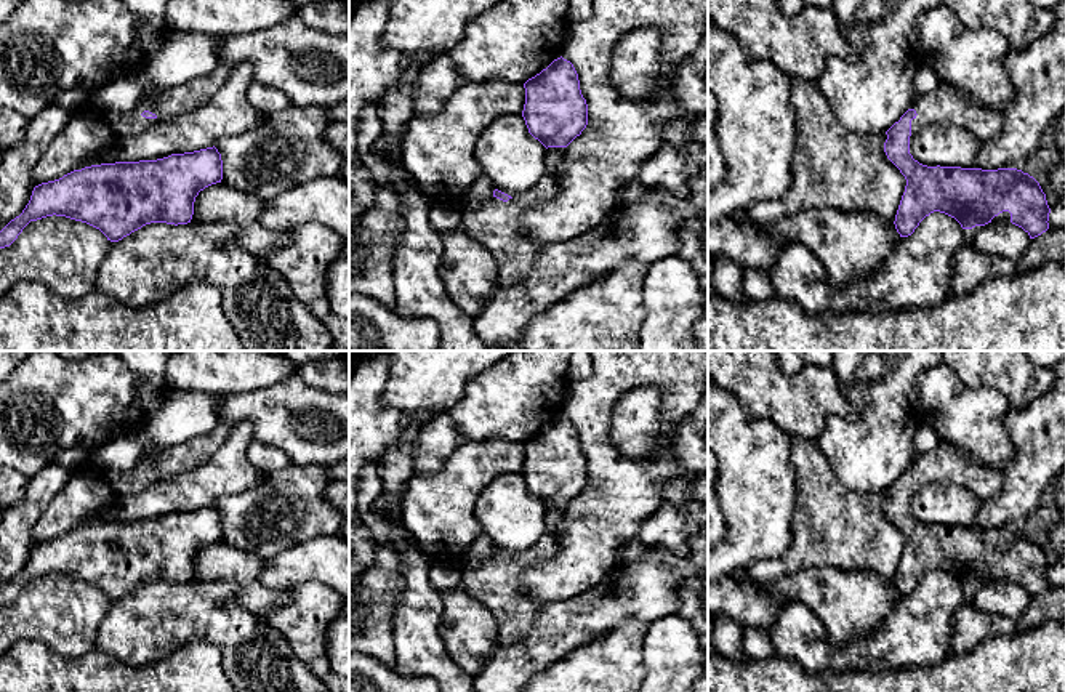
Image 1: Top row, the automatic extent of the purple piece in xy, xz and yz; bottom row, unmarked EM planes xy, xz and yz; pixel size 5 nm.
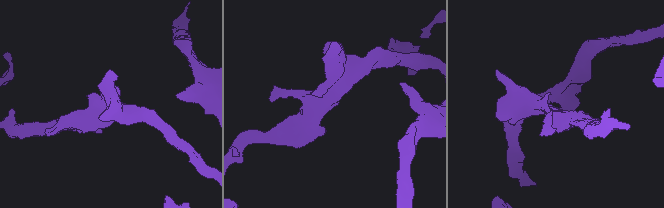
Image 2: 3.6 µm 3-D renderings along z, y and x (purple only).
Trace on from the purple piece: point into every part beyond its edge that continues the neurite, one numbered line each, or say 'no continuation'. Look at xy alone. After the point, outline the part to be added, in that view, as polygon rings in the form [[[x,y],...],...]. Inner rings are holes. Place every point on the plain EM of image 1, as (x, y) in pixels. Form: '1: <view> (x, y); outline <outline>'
1: xy (194, 452); outline [[[218,421],[208,434],[173,445],[159,457],[143,455],[128,471],[107,473],[114,493],[117,498],[125,498],[143,492],[159,479],[203,465],[216,453],[229,432],[231,426]]]

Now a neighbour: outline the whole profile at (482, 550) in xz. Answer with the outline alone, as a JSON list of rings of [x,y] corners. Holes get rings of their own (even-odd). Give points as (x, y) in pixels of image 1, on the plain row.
[[[484,535],[472,546],[469,546],[460,561],[460,567],[468,567],[471,564],[484,564],[487,559],[493,556],[493,543]]]

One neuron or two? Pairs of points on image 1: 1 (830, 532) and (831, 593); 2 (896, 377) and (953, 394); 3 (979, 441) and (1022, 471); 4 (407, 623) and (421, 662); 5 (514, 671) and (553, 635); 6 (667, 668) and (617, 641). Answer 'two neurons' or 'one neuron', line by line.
1: two neurons
2: two neurons
3: two neurons
4: one neuron
5: one neuron
6: two neurons

